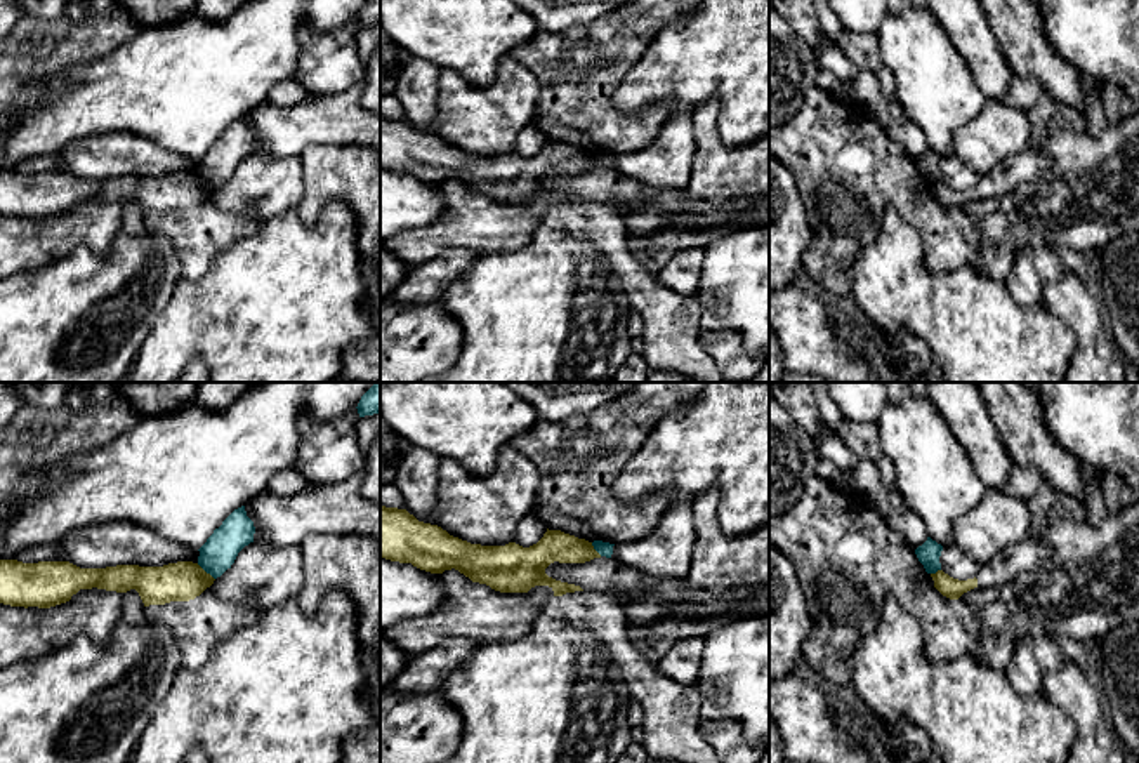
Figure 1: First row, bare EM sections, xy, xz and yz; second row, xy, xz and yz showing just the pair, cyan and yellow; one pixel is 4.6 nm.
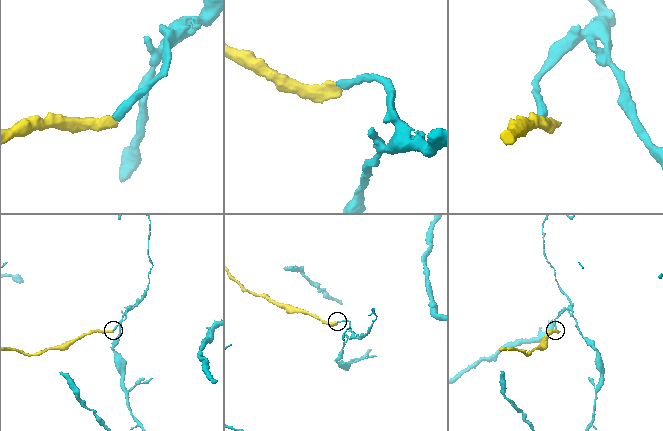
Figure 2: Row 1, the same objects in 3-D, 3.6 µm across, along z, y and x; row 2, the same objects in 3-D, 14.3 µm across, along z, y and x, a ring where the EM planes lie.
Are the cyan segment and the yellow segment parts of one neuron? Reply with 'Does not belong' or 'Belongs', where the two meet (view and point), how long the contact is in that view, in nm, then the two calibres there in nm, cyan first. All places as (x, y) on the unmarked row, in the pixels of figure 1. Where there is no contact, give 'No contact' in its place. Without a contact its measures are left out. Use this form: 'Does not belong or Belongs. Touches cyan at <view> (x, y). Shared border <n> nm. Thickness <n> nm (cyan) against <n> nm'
Does not belong. Touches cyan at xy (205, 181). Shared border 120 nm. Thickness 160 nm (cyan) against 190 nm

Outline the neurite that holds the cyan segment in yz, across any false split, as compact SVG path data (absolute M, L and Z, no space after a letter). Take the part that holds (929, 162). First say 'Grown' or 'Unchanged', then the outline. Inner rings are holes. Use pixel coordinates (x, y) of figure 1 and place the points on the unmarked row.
Unchanged. M927 148L927 151L915 160L918 172L924 176L927 184L936 184L941 181L939 167L943 156Z

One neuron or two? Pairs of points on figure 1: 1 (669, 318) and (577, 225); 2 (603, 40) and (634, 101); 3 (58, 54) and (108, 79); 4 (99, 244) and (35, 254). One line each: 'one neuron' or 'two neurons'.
1: one neuron
2: two neurons
3: two neurons
4: one neuron

